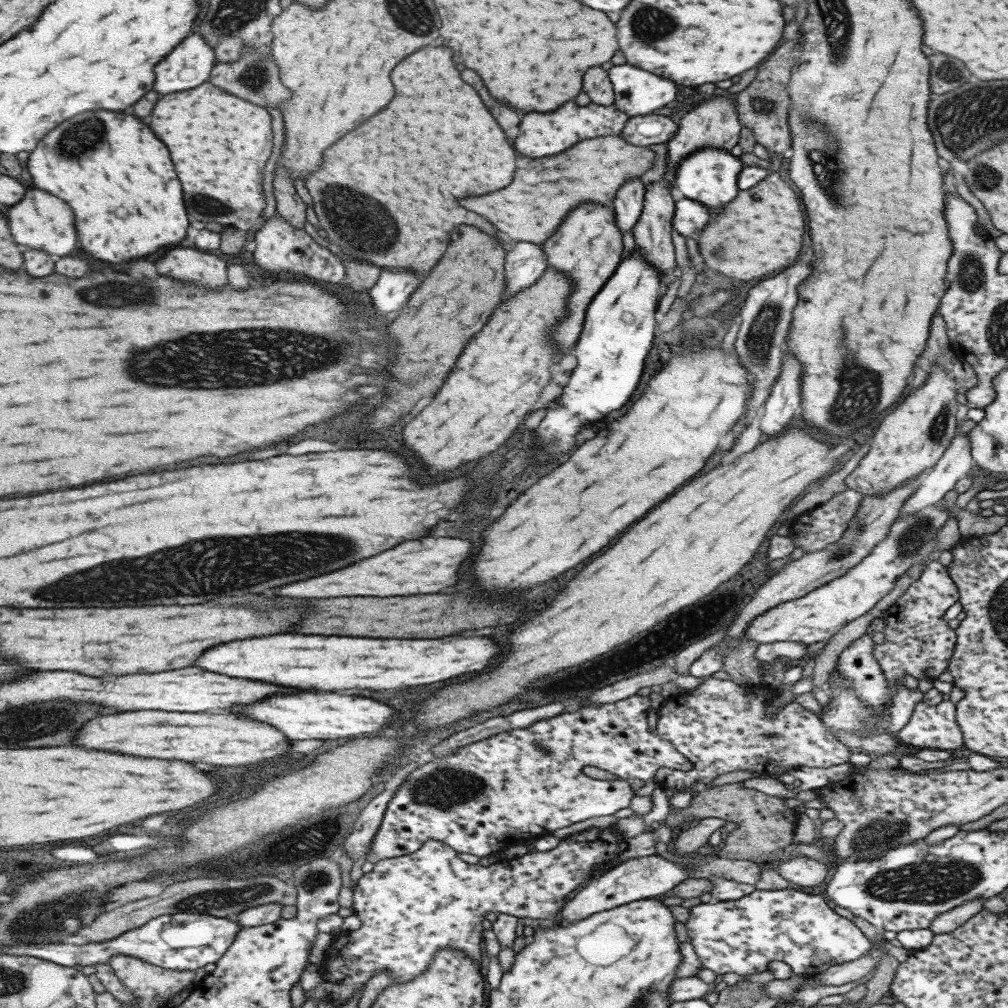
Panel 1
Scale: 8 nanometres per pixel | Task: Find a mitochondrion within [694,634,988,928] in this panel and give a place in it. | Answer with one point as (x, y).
(932, 882)

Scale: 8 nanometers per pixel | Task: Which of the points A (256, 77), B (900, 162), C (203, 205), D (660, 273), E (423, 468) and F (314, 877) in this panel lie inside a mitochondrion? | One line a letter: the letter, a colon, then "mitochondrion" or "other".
A: mitochondrion
B: other
C: mitochondrion
D: other
E: other
F: mitochondrion

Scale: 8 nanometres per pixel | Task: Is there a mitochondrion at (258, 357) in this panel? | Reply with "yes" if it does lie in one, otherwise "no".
yes

